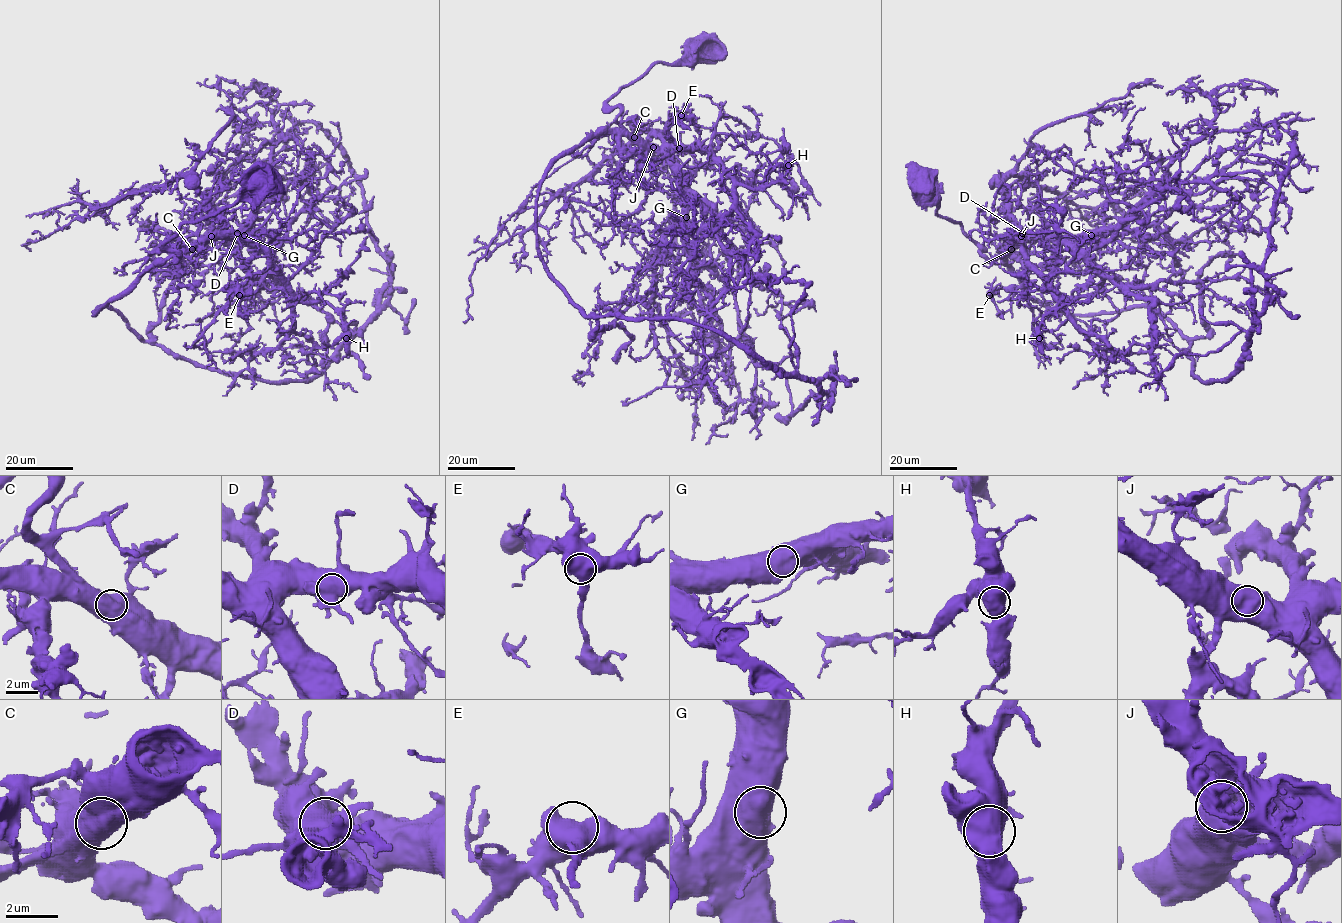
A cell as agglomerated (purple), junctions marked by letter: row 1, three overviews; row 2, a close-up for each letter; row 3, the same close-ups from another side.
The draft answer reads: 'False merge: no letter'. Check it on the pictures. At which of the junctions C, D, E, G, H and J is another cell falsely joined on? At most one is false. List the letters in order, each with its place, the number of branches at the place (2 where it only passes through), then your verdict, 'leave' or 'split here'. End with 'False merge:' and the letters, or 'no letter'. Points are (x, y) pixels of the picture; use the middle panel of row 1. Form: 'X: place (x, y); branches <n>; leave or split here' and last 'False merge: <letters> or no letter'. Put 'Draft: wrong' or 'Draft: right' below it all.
C: place (634, 137); branches 1; leave
D: place (679, 148); branches 1; leave
E: place (681, 115); branches 1; leave
G: place (686, 217); branches 1; leave
H: place (788, 165); branches 1; leave
J: place (653, 147); branches 1; leave
False merge: no letter
Draft: right

